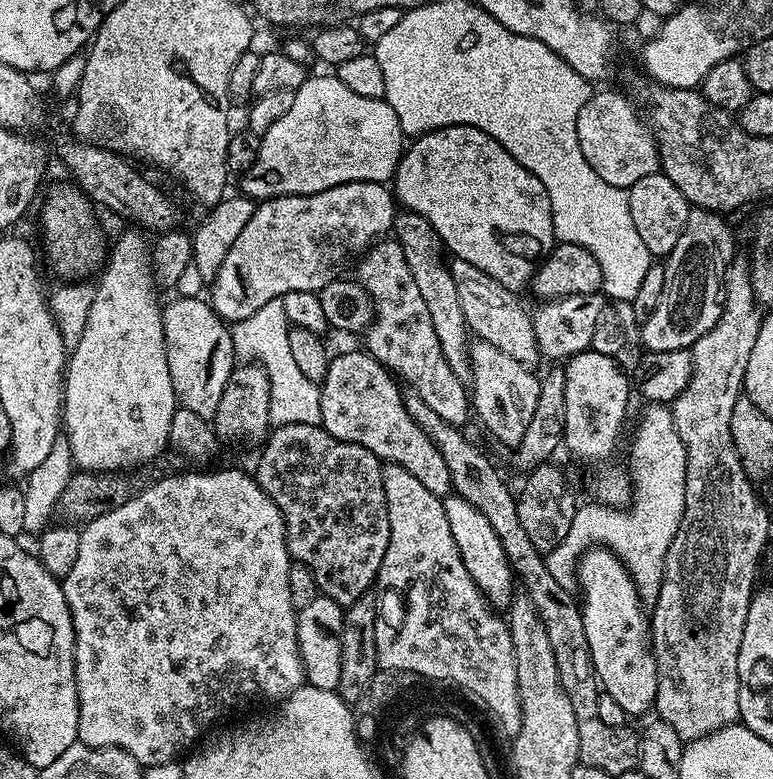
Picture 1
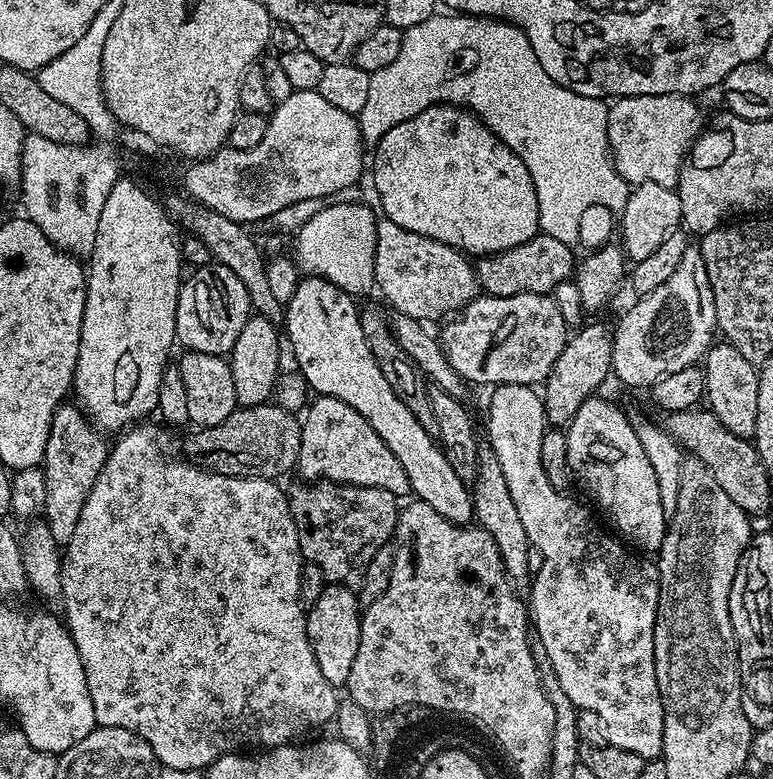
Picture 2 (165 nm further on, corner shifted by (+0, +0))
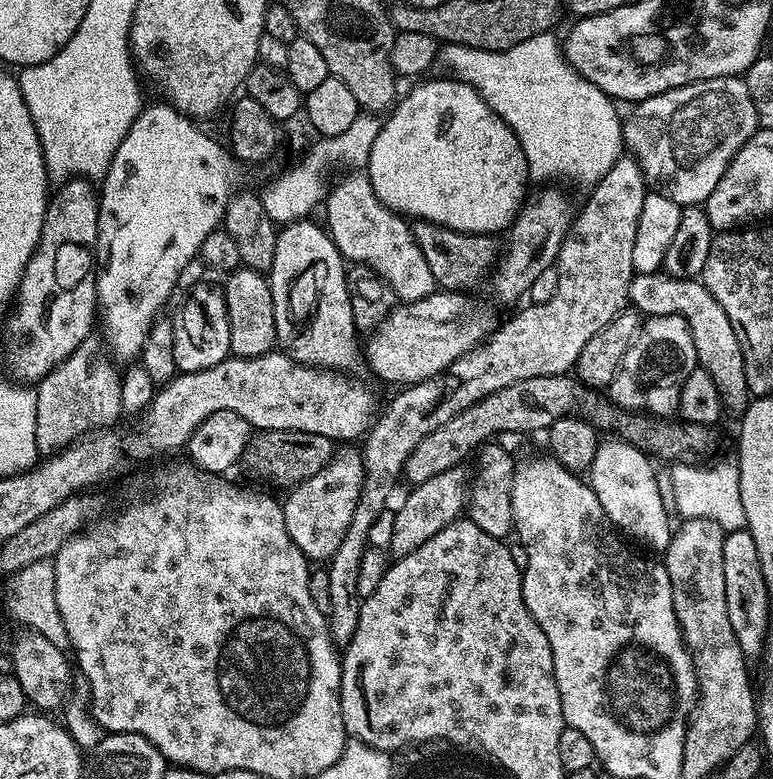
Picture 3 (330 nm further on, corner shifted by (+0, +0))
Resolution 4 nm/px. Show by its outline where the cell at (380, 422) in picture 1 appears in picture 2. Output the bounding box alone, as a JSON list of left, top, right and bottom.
[298,395,410,498]

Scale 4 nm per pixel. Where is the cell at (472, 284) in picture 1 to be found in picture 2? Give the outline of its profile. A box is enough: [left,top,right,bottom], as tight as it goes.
[374,218,478,321]

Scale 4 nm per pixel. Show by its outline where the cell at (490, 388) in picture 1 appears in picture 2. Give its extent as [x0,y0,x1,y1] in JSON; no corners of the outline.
[486,384,664,762]

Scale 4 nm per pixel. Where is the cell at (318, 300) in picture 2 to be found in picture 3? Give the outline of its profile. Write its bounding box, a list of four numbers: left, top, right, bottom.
[267,218,362,370]

